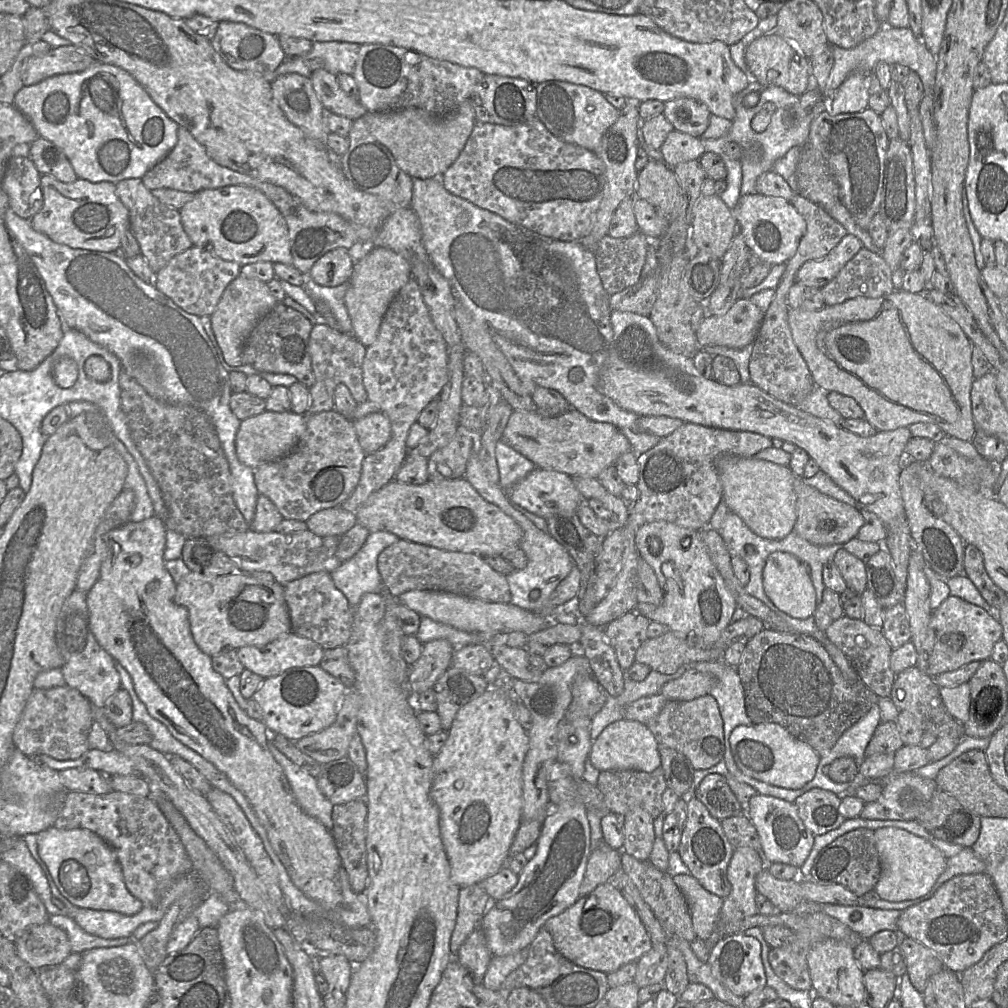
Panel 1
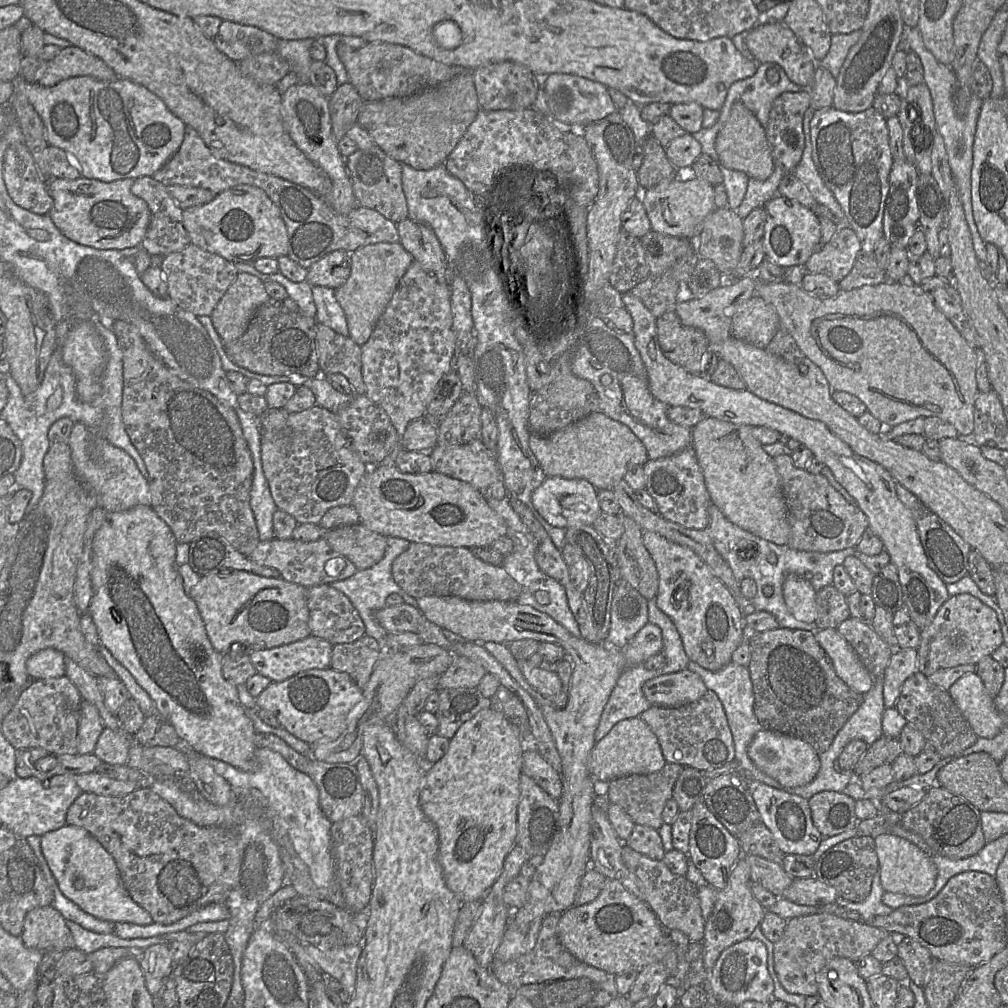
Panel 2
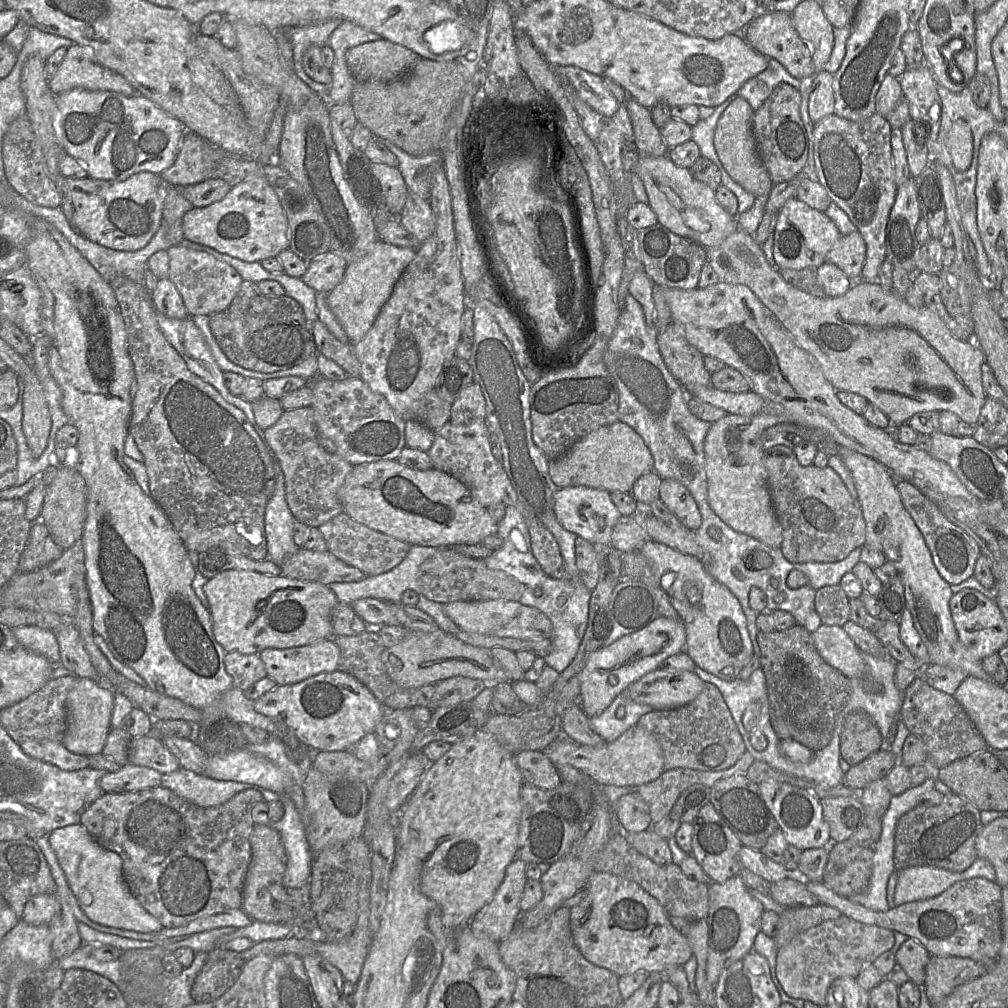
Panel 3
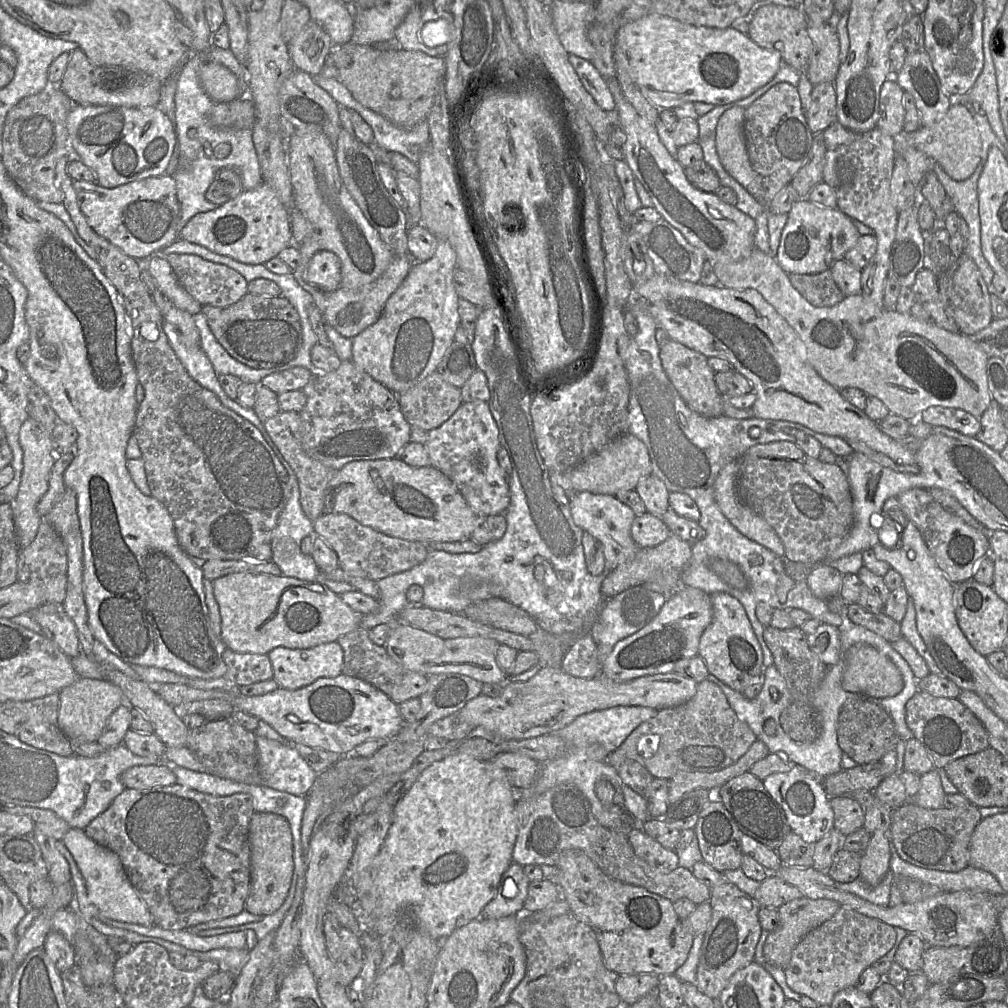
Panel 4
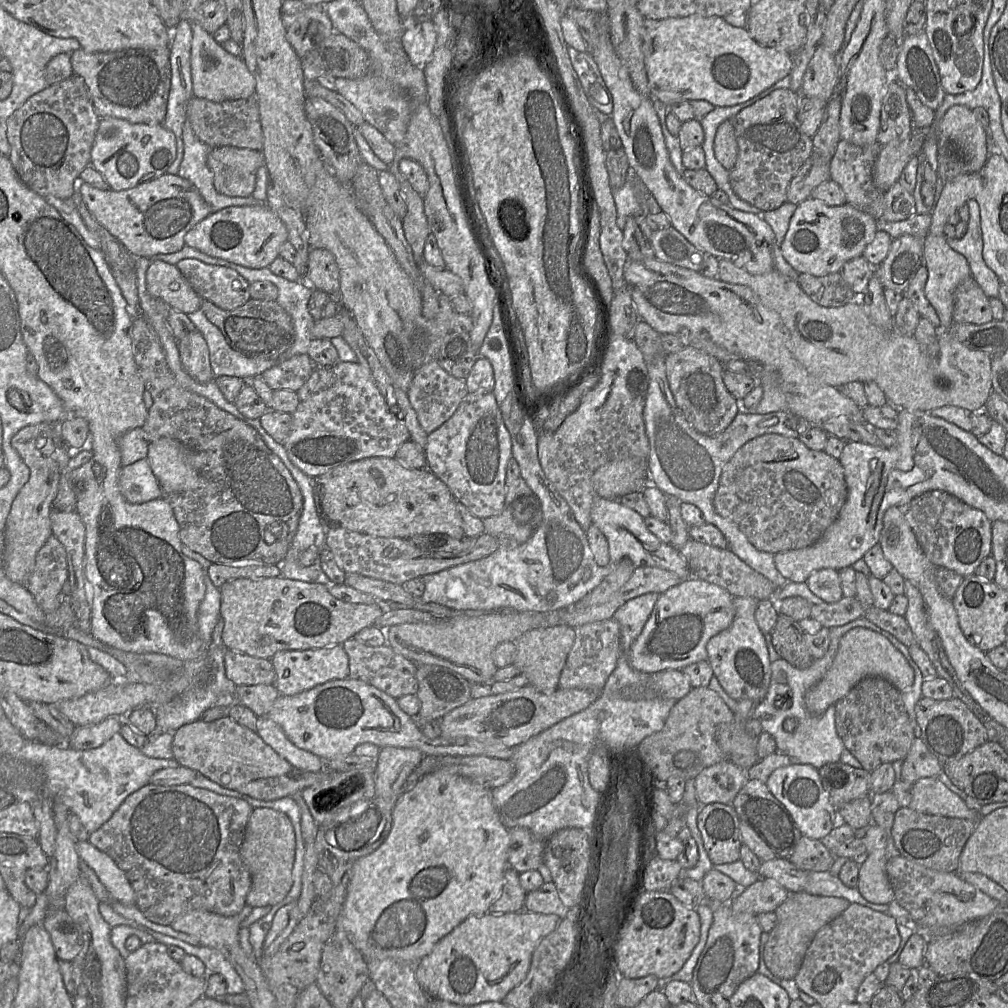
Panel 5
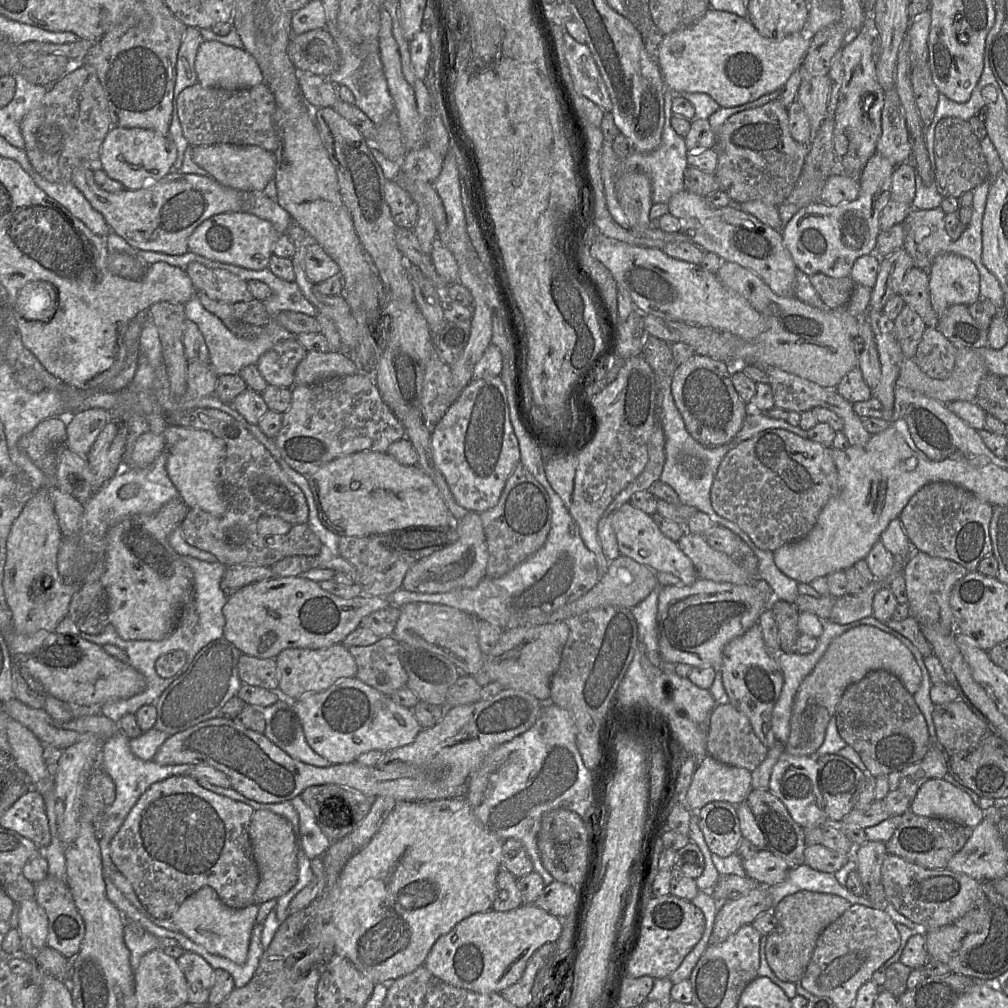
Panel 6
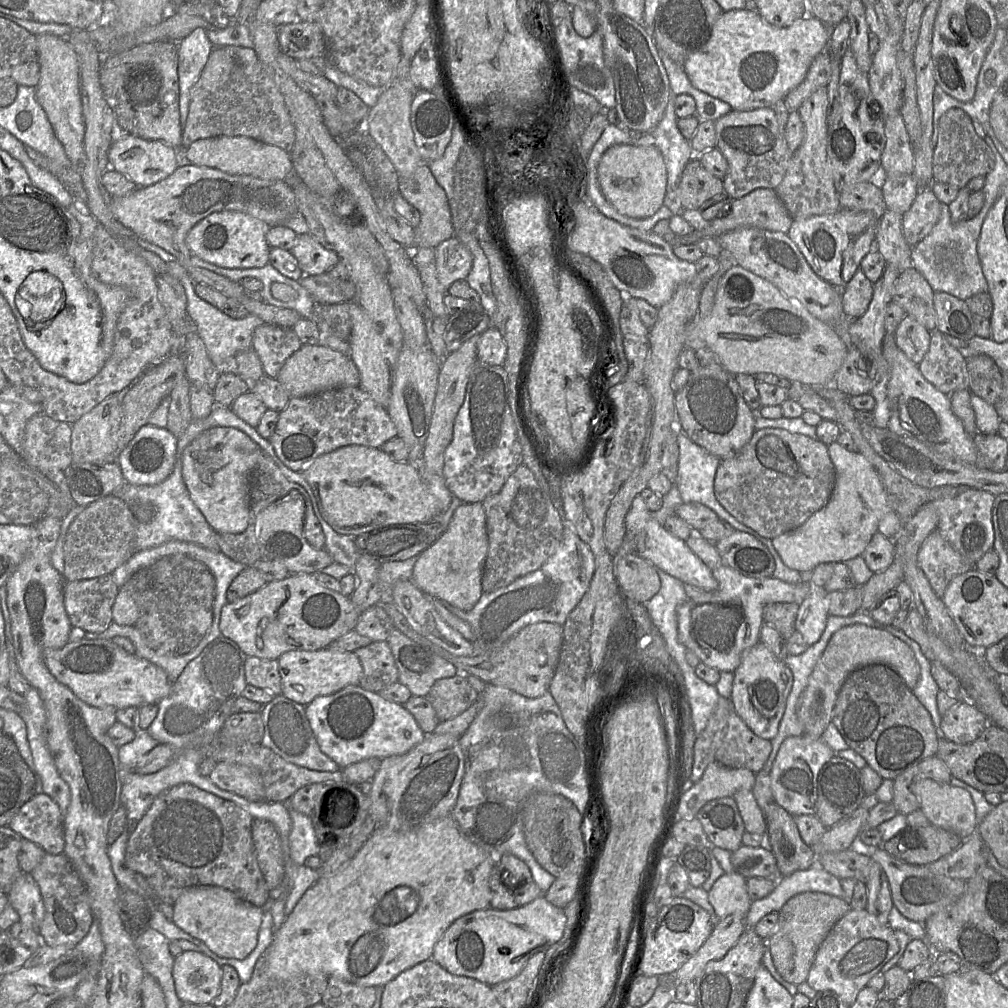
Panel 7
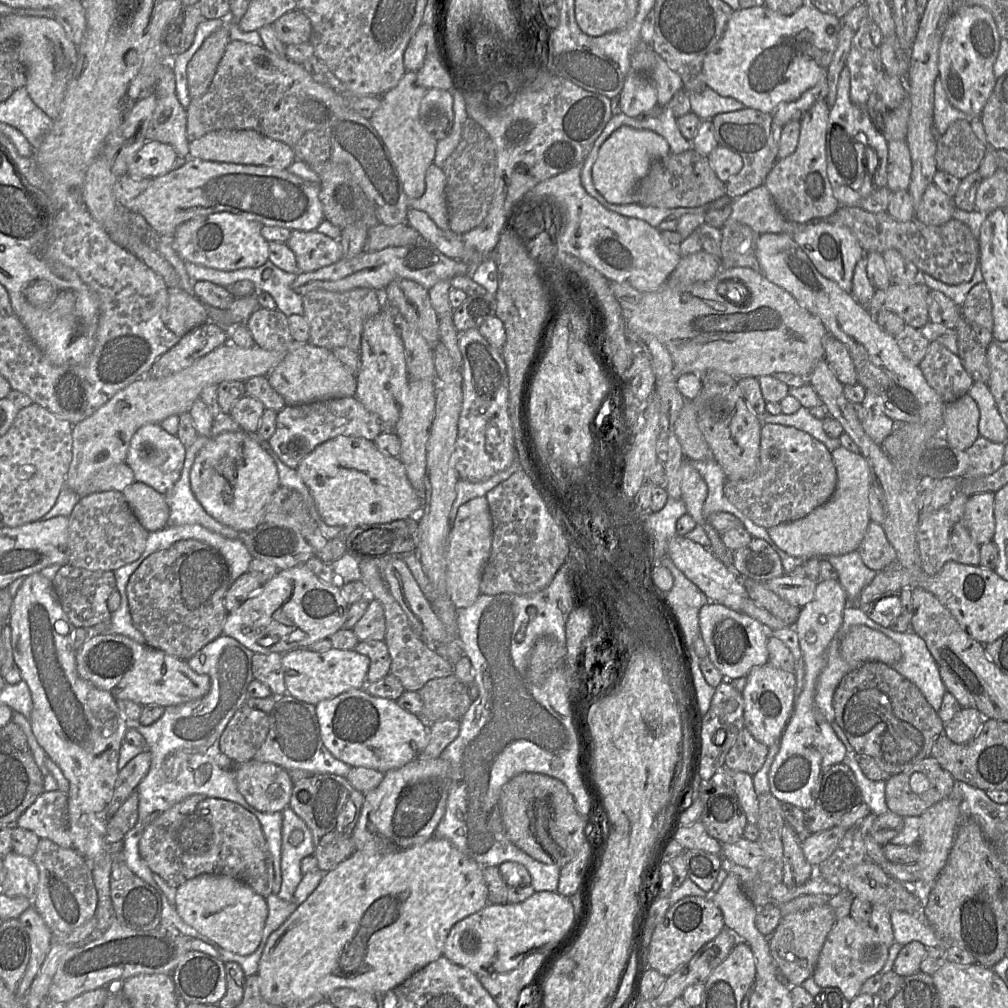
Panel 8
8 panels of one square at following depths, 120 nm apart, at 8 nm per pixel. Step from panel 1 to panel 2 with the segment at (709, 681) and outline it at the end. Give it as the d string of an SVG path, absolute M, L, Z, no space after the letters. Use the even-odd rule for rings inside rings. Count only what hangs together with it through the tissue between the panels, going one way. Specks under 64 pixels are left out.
M688 668L646 681L643 693L653 706L679 707L700 699L706 692L702 678Z

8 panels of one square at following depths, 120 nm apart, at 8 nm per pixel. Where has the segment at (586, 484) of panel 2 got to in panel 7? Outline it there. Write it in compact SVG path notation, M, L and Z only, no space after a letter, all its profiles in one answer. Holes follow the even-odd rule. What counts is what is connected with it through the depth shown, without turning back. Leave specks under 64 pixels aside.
M640 494L632 501L625 518L625 525L626 544L628 547L632 547L638 556L649 561L656 568L681 580L683 583L705 591L717 589L718 582L713 577L712 570L687 546L685 540L669 533L652 517L651 511L647 508Z

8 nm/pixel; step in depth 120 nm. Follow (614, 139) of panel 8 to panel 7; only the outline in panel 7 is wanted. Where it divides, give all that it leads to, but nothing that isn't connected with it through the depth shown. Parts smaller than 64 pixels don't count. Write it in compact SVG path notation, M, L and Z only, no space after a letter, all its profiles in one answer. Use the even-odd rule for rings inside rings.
M611 146L600 159L597 177L602 194L622 215L644 219L652 216L663 206L667 170L661 152L655 146Z

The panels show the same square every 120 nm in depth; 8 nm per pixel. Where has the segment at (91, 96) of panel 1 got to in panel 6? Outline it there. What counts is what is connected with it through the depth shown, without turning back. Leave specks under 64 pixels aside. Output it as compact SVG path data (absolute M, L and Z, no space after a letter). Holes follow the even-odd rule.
M112 125L101 145L98 164L110 178L120 182L125 189L135 190L172 172L176 157L176 145L169 135L150 129Z

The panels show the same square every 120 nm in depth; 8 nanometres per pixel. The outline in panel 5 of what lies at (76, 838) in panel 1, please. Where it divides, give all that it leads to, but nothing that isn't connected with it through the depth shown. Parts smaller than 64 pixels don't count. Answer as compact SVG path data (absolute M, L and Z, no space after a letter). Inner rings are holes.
M77 841L76 851L80 860L95 872L114 900L125 905L136 905L135 892L125 872L109 855L89 841Z

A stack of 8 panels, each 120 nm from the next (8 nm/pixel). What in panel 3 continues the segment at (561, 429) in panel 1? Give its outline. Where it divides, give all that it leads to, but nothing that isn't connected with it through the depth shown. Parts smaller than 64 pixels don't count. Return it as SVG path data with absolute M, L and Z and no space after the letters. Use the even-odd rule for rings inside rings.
M621 421L602 426L577 441L562 456L549 461L549 475L558 488L586 486L608 492L631 492L634 482L654 470L654 459L642 437Z

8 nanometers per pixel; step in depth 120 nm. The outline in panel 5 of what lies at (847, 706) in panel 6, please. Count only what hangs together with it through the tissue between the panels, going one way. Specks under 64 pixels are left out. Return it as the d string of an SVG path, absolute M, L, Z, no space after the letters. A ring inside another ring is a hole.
M878 676L861 679L835 703L835 725L845 748L871 773L881 764L904 760L915 739L901 691Z

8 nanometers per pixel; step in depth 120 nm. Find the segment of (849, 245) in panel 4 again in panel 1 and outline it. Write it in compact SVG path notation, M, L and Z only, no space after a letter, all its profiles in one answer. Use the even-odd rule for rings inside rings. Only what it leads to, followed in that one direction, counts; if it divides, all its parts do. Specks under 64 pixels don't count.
M759 193L744 195L732 211L738 223L738 233L742 235L750 251L771 265L783 264L792 258L806 233L805 219L790 201L782 197Z

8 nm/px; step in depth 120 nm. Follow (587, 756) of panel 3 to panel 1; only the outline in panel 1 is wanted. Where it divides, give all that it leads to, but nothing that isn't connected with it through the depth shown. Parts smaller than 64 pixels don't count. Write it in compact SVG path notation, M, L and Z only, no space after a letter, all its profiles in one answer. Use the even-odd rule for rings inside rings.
M624 718L608 725L593 741L589 760L599 771L637 770L653 772L661 765L658 743L648 726L636 720Z

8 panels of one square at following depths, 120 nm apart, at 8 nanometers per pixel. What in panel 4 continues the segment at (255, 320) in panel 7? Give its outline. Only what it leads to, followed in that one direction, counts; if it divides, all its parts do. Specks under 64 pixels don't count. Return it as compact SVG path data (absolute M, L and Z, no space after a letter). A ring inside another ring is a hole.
M200 311L193 315L195 325L200 335L200 346L209 358L218 375L234 375L242 379L243 383L260 384L261 380L275 373L279 368L255 369L233 358L217 341L210 330L206 317Z

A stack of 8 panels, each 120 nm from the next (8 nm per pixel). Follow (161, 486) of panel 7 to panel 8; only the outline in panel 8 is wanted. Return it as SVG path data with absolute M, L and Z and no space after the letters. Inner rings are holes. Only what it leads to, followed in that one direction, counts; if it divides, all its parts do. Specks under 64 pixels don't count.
M208 435L193 443L188 451L188 456L185 457L180 478L173 488L164 495L170 509L168 526L198 524L229 539L241 538L240 533L217 521L205 511L196 500L191 489L191 483L189 484L190 465L192 463L191 452L196 453L210 440L211 438Z

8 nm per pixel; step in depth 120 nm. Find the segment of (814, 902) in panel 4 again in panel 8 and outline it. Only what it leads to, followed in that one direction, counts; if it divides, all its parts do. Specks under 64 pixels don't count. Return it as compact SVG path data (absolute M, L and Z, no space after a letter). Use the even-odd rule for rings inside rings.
M824 904L803 912L783 916L769 936L770 954L778 970L792 986L801 986L812 977L827 935L837 921L833 909Z

